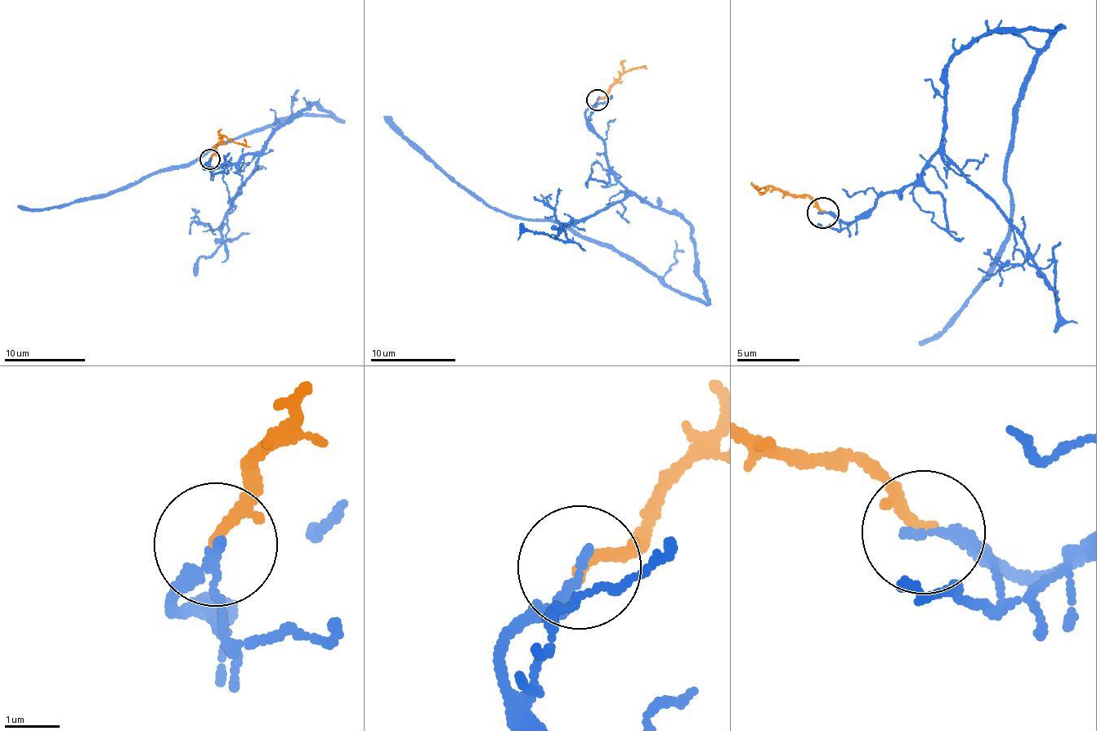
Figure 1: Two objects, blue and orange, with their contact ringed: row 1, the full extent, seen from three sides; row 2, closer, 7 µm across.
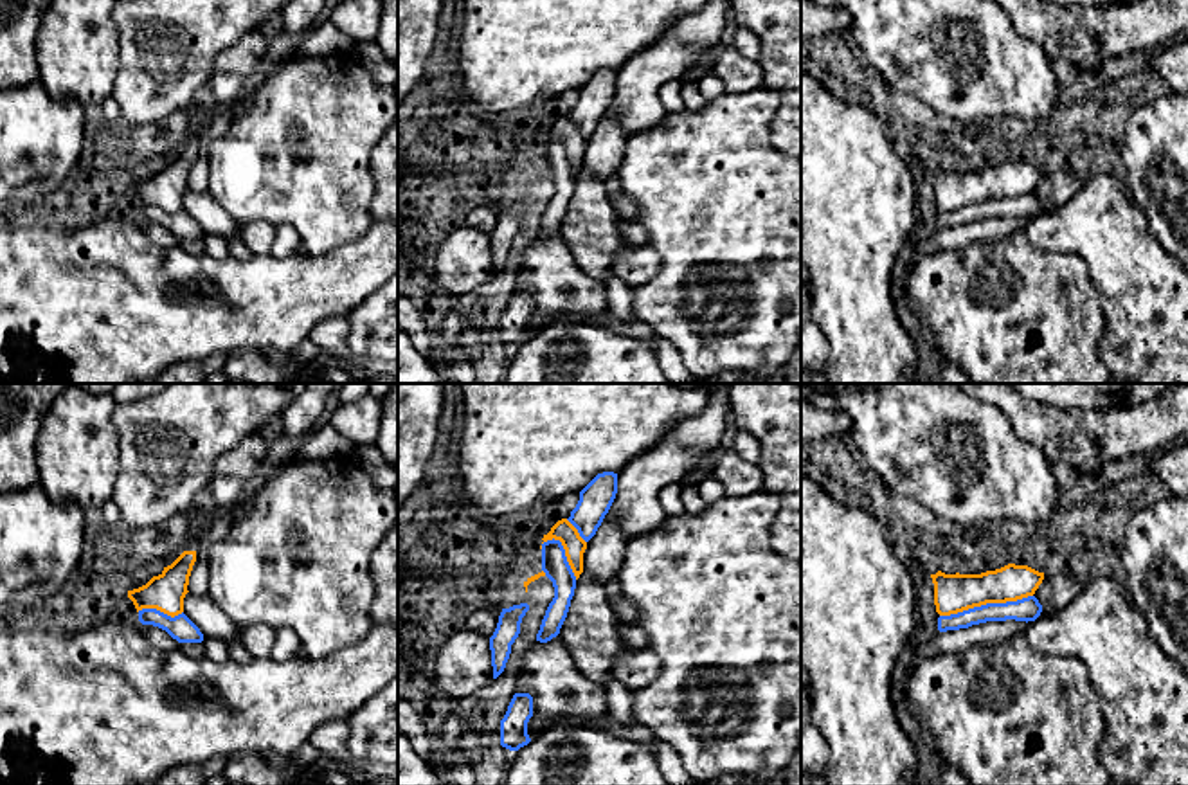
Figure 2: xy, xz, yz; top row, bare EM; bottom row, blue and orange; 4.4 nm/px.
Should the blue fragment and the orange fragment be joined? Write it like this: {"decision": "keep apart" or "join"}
{"decision": "join"}

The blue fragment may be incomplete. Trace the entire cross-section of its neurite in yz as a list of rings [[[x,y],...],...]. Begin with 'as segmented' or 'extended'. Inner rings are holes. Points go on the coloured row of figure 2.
extended; [[[1008,564],[981,574],[931,574],[938,630],[959,630],[986,621],[1035,621],[1042,605],[1033,596],[1044,580],[1028,565]]]

